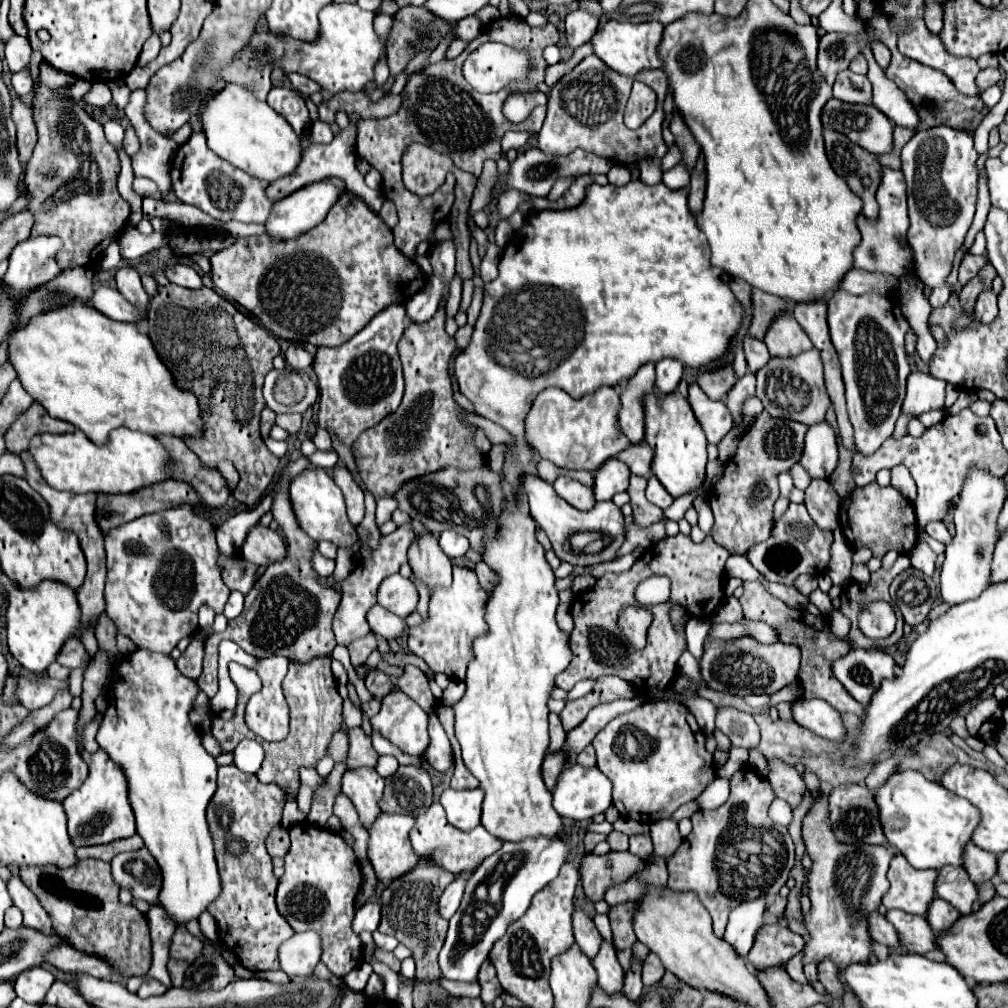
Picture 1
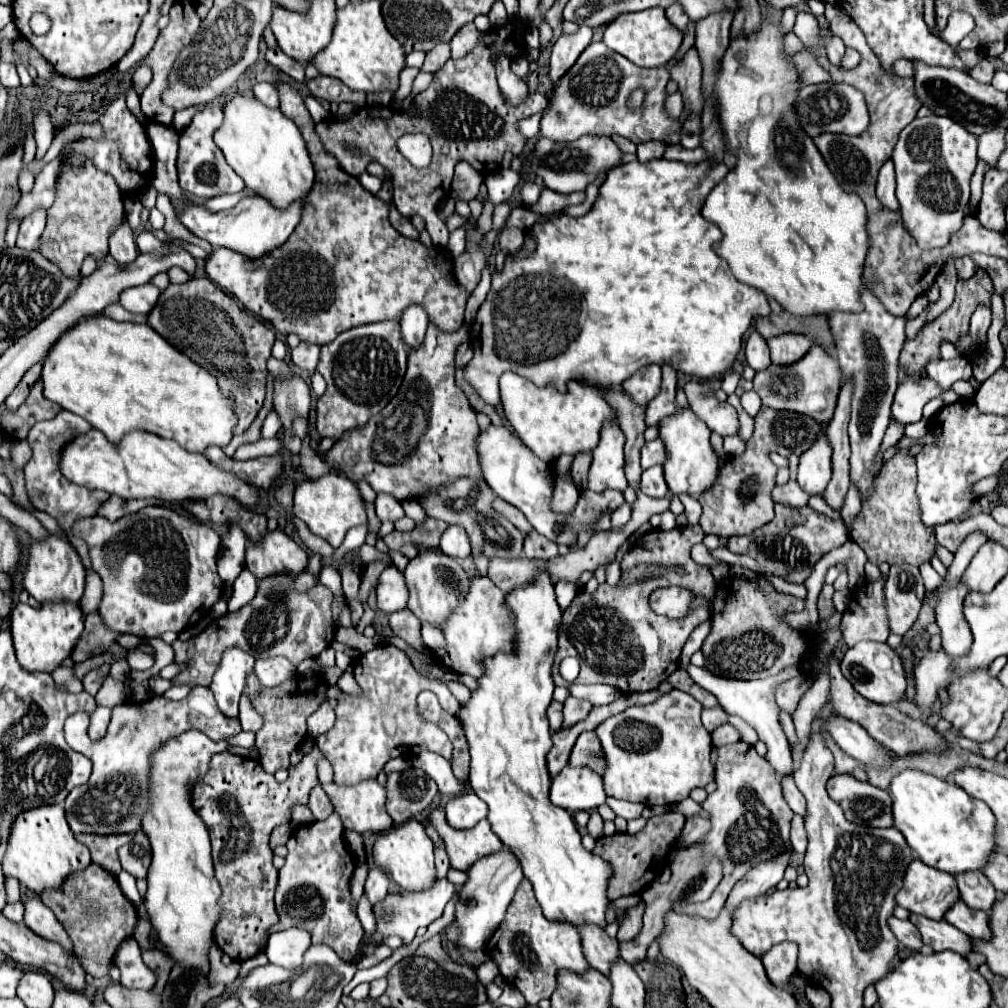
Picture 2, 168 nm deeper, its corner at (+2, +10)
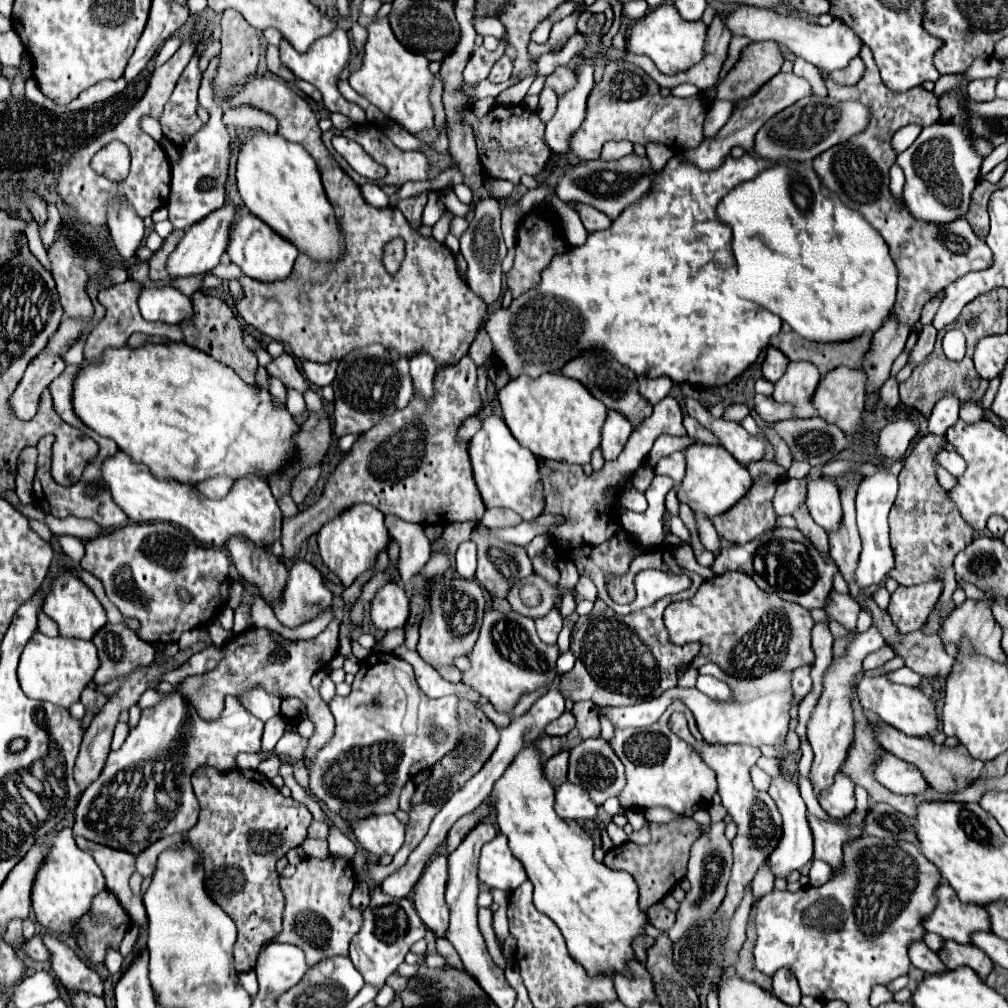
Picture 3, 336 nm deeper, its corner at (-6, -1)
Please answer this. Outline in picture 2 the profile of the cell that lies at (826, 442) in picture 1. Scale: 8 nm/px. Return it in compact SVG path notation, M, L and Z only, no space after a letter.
M826 423L820 425L822 433L818 433L818 441L800 455L798 465L798 485L810 495L820 495L832 477L832 449L826 437Z

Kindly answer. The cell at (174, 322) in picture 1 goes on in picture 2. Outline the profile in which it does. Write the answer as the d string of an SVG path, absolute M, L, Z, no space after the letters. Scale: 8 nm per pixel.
M190 279L182 285L168 285L160 297L154 309L148 313L148 325L162 335L172 347L176 347L180 353L190 357L196 365L206 369L208 373L214 373L218 379L220 389L232 399L234 413L238 417L238 425L234 427L234 435L242 435L254 417L258 415L264 395L266 395L266 361L272 355L274 345L274 331L266 327L260 319L256 319L252 313L244 311L232 297L228 297L218 285L214 285L210 279Z

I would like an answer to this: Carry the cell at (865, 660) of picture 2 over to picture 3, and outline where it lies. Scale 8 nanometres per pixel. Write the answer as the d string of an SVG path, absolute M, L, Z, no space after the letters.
M880 674L876 678L862 676L858 680L858 700L864 710L874 712L884 724L894 726L896 730L900 730L908 736L926 738L926 736L932 736L938 728L938 716L936 716L936 708L934 708L932 700L926 694L922 694L920 688L894 684L884 674Z

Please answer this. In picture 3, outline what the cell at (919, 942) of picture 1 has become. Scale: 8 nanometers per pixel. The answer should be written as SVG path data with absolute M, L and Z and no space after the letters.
M946 942L944 948L938 952L940 960L946 964L946 968L960 968L960 966L970 966L982 980L992 972L994 964L992 960L976 946L968 944L968 946L962 946L962 944L956 944L956 942Z

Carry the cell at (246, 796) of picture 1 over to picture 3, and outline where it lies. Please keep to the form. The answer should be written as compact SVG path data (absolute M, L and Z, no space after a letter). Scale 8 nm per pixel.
M202 766L192 776L192 788L200 802L200 818L198 824L188 832L192 848L202 856L204 866L204 886L208 896L216 900L216 904L230 914L238 928L238 940L234 944L234 962L238 972L248 972L256 964L256 956L266 942L272 942L282 932L282 910L284 910L284 896L278 886L278 872L276 862L286 856L288 850L300 846L306 840L306 830L312 822L312 814L304 804L292 797L284 797L272 782L256 772L256 770L232 770L232 772L218 772L210 766Z

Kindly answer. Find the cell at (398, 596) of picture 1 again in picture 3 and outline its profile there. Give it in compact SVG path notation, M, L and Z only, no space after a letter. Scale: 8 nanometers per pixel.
M388 582L370 600L370 618L380 630L402 628L408 620L408 596L402 586Z

